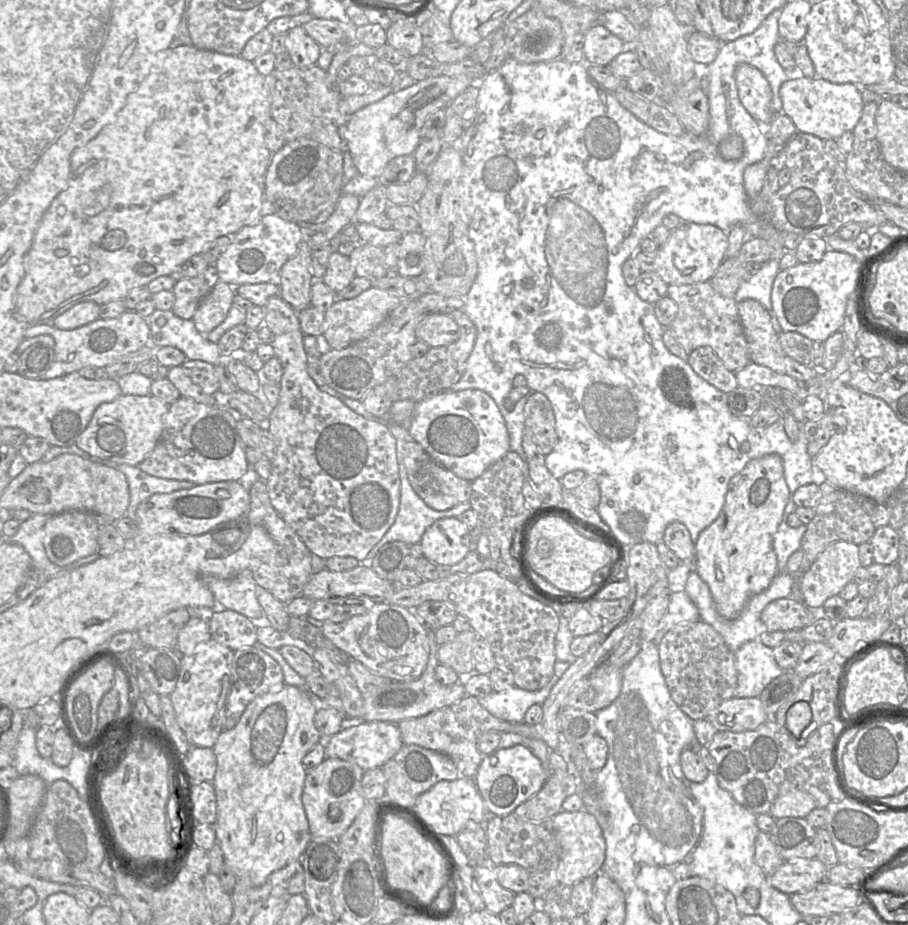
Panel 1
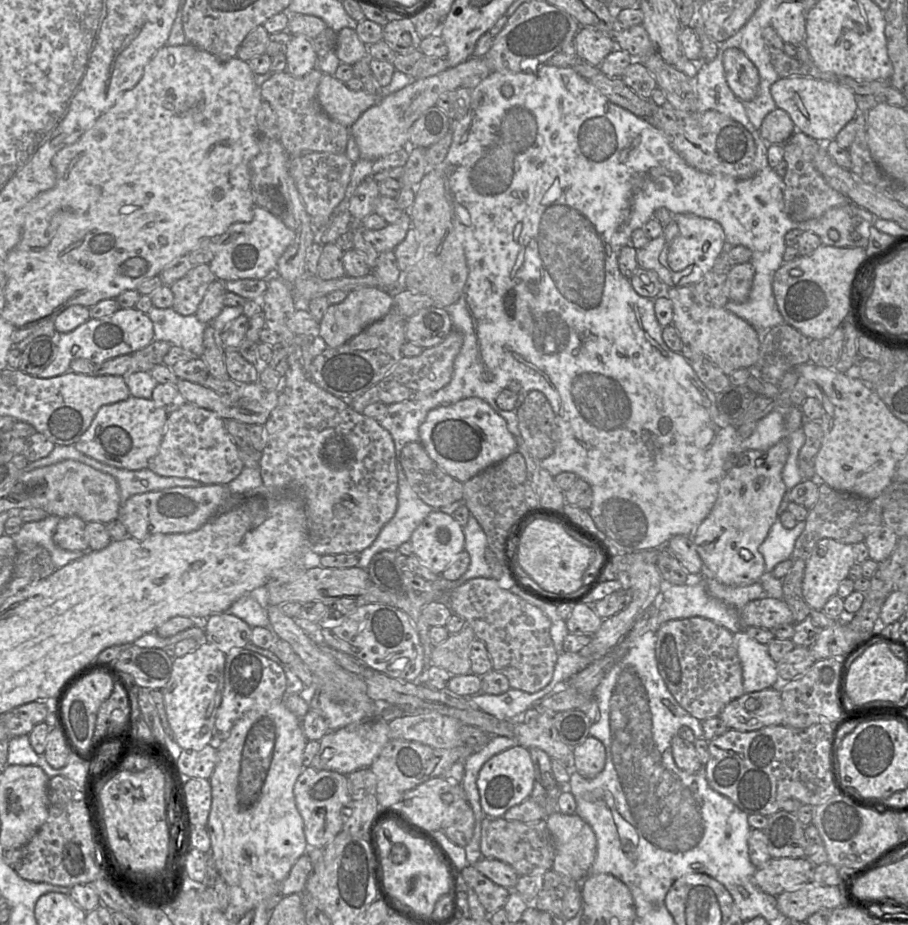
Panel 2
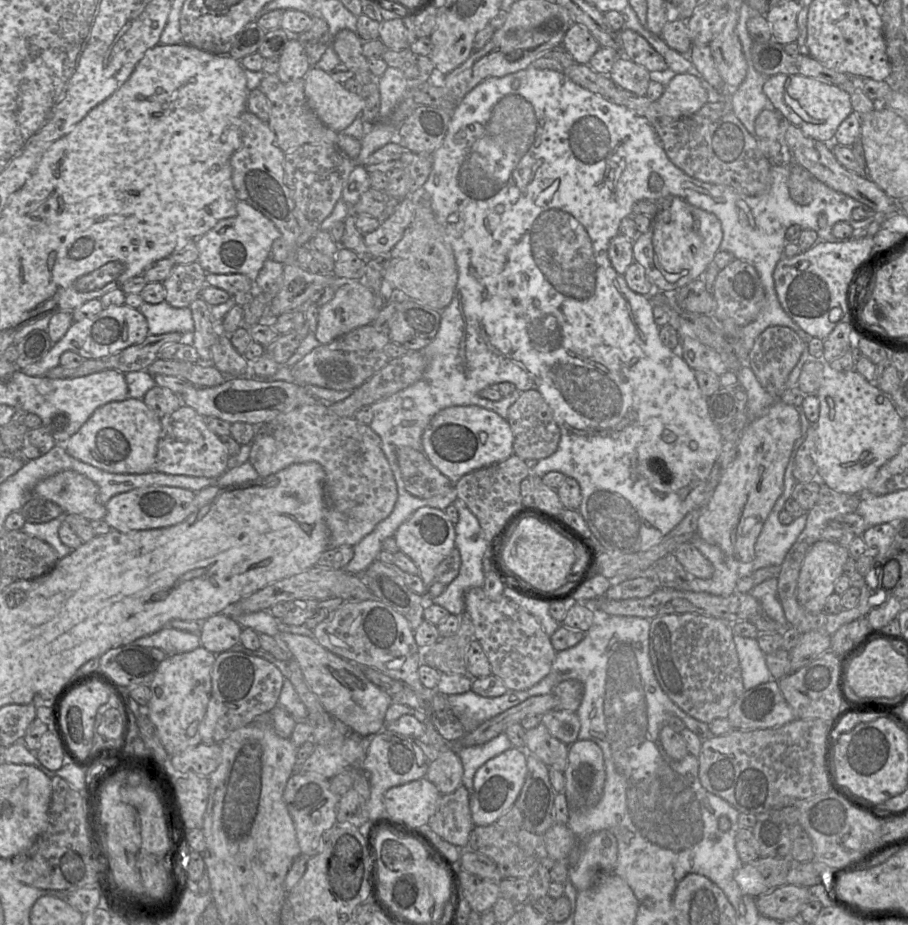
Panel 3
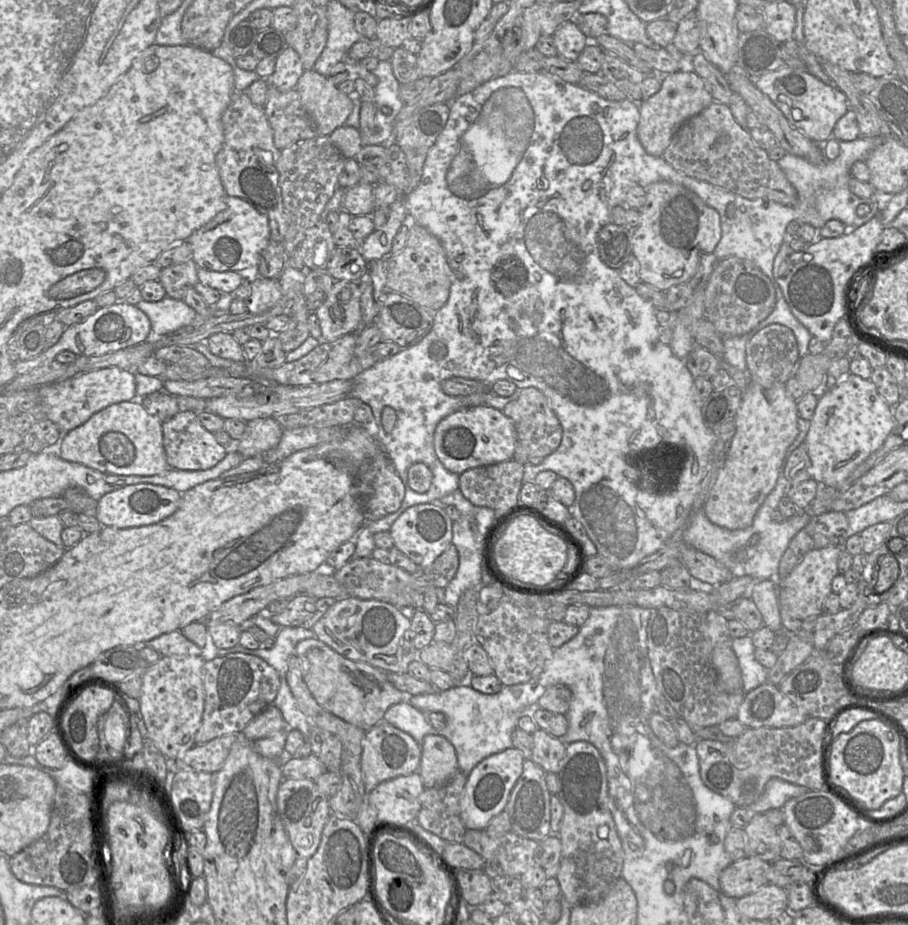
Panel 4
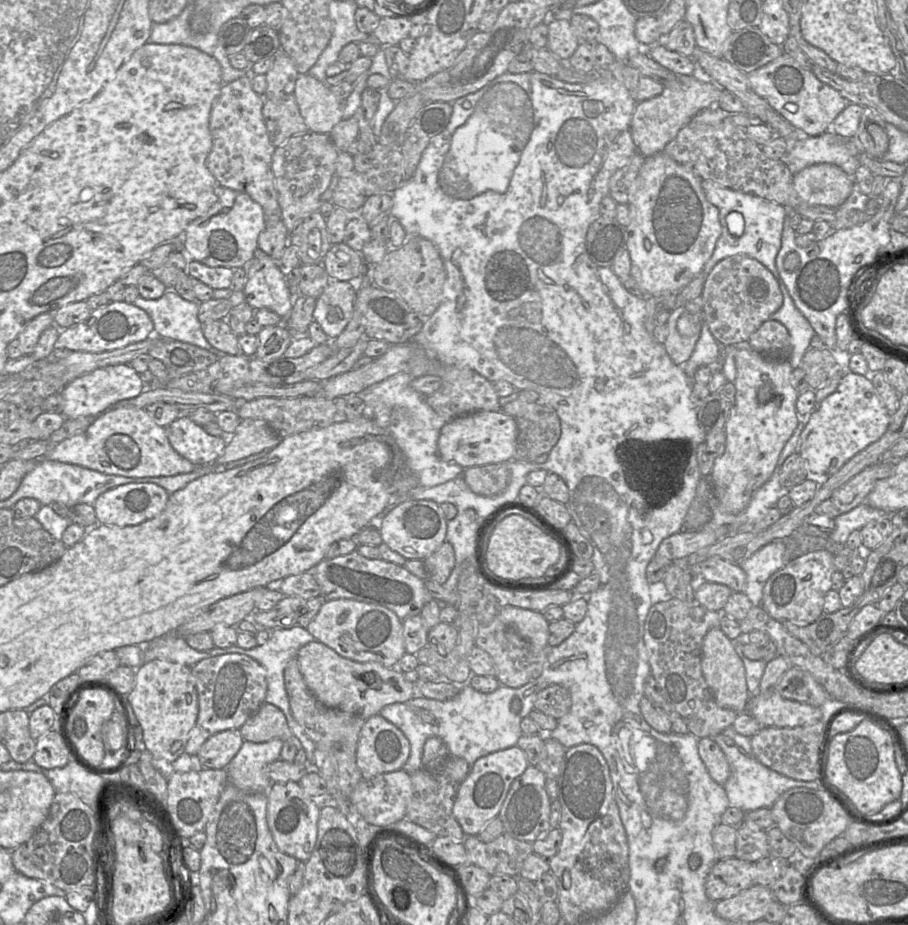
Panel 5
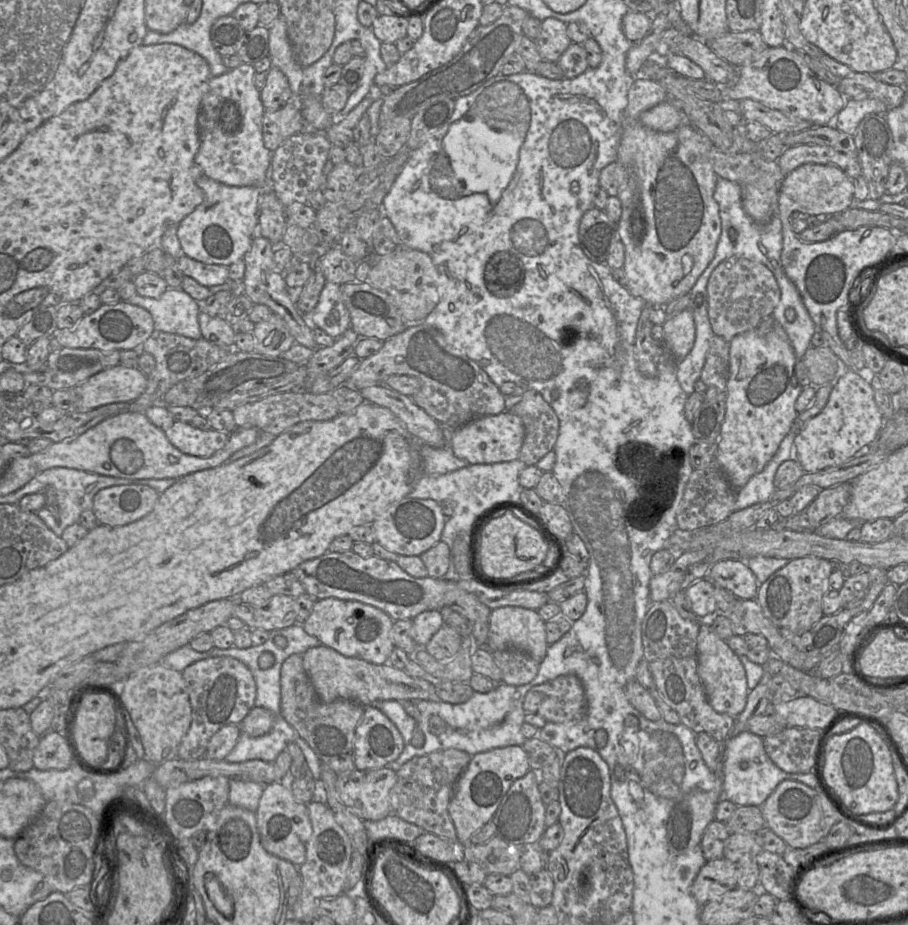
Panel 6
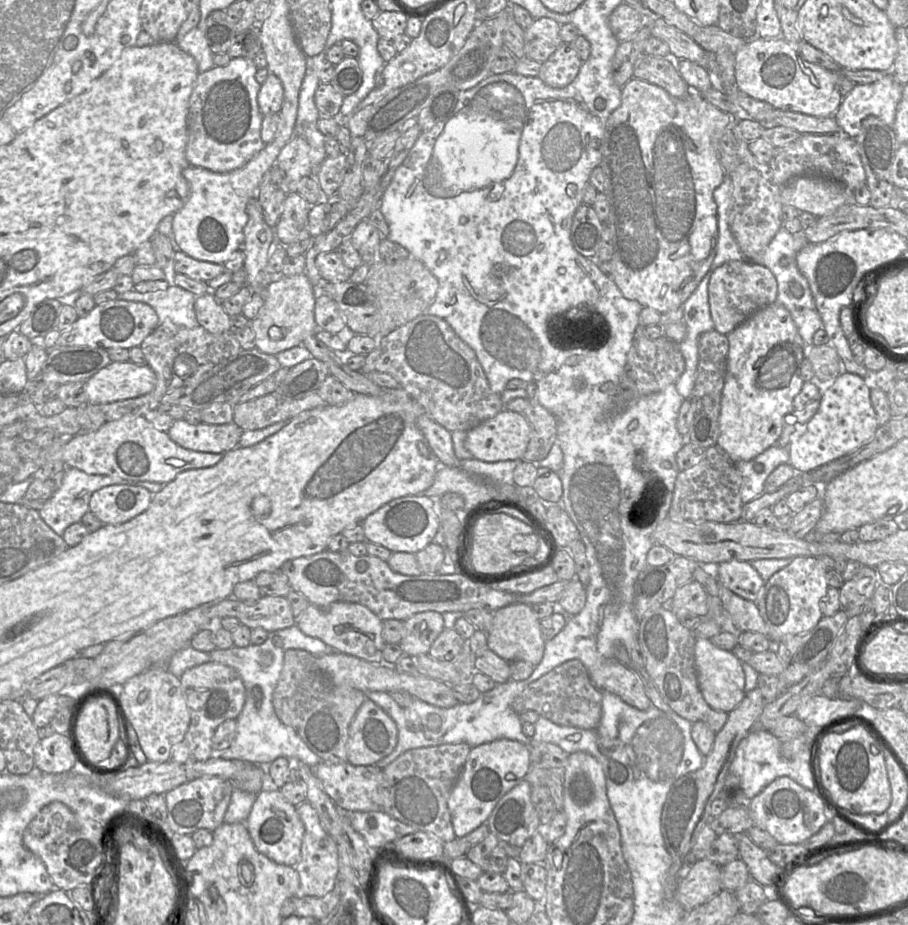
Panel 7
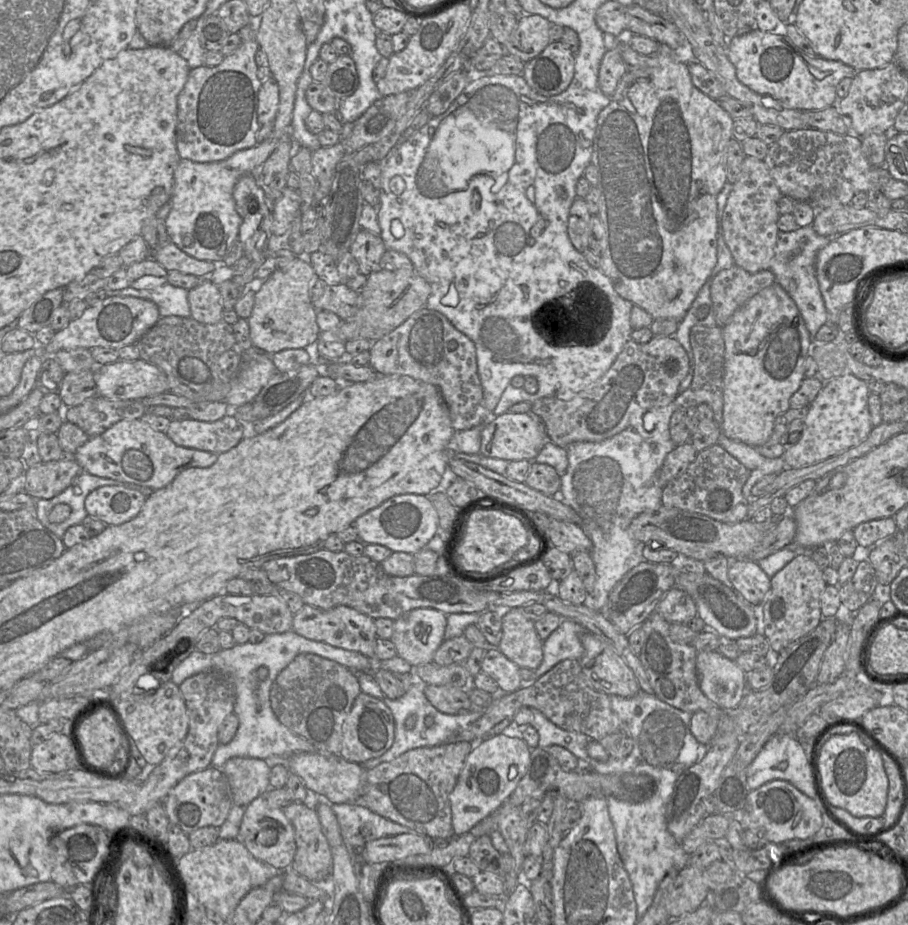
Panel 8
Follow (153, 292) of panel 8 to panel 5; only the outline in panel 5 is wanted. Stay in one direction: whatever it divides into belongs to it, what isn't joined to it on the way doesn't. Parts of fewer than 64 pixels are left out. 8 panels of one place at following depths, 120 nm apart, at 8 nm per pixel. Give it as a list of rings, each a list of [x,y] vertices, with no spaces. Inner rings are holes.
[[[167,289],[158,299],[139,296],[133,304],[150,316],[156,337],[201,347],[218,358],[227,355],[211,346],[203,335],[203,324],[198,319],[199,304],[183,299],[173,289]]]

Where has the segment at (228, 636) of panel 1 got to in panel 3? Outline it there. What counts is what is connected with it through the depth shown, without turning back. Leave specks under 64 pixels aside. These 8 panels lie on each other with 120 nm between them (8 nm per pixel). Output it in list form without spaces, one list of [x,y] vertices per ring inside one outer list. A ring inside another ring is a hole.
[[[226,613],[207,618],[201,628],[201,646],[214,654],[226,652],[240,643],[243,627]]]

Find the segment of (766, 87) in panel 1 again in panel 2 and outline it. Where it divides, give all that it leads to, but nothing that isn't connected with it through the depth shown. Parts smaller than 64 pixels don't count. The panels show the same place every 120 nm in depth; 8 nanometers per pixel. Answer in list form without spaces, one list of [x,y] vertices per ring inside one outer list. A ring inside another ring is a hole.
[[[728,48],[723,52],[723,67],[726,81],[734,95],[741,101],[755,98],[760,77],[757,68],[738,48]]]

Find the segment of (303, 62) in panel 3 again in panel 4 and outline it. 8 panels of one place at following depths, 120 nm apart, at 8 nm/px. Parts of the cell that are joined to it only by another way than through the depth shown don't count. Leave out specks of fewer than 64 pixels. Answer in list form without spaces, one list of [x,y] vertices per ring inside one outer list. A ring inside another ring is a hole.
[[[287,47],[277,58],[274,72],[269,78],[260,78],[268,81],[280,91],[296,89],[296,85],[304,68],[298,53]]]

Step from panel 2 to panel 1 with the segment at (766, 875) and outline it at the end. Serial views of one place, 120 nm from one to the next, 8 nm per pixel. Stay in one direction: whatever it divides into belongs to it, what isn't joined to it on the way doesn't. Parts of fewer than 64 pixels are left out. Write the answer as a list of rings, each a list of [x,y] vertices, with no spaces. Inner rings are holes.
[[[817,859],[785,861],[774,875],[767,877],[775,889],[787,894],[806,892],[825,881],[828,867]]]

